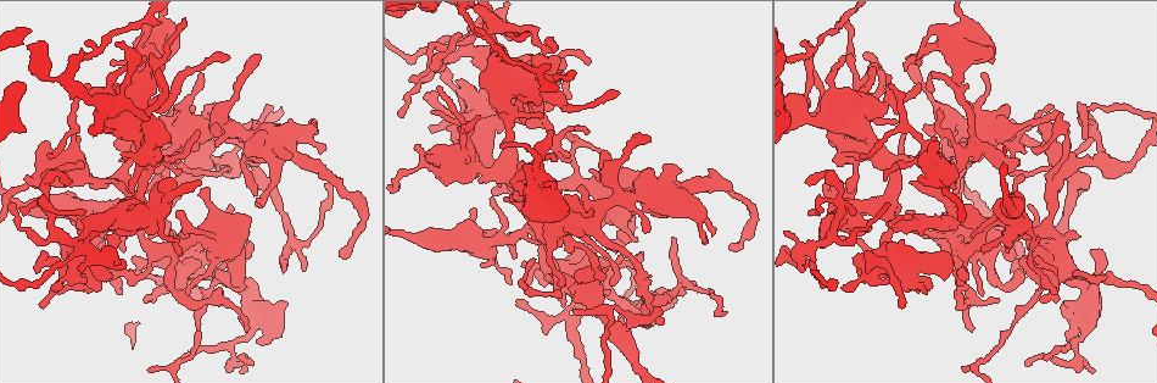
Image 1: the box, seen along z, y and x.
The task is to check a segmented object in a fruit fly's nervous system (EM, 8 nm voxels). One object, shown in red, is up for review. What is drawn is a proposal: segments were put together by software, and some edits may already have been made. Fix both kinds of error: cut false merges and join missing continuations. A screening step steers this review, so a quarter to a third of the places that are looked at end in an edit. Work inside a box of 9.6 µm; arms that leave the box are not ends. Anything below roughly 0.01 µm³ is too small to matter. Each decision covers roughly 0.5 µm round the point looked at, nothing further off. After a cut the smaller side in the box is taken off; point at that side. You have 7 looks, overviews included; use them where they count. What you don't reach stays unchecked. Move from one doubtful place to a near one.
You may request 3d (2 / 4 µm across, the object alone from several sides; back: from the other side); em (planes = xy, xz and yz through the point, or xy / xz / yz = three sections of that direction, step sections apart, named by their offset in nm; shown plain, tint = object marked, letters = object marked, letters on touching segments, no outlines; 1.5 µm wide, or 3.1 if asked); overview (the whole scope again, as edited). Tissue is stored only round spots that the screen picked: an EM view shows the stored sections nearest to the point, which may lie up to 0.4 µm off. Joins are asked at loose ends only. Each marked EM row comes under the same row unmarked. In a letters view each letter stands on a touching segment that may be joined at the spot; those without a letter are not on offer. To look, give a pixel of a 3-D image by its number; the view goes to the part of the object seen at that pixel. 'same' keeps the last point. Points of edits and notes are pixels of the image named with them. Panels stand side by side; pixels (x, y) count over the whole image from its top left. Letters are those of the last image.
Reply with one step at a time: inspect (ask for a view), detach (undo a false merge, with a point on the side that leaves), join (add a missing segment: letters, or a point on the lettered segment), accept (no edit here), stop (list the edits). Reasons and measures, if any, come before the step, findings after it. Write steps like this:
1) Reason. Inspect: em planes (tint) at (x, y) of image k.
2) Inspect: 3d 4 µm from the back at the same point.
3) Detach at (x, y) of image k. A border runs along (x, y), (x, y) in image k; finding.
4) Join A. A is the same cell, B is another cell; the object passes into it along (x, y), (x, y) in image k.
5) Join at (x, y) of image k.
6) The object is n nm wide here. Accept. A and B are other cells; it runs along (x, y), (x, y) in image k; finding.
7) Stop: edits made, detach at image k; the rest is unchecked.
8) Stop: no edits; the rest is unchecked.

Sharp bend. Inspect: 3d 2 µm at (536, 31) of image 1.

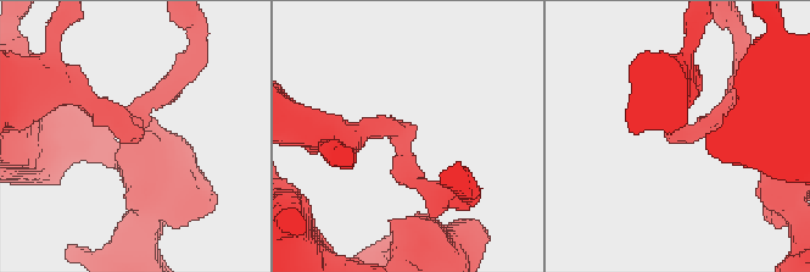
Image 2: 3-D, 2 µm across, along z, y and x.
Shape alone is not enough. Inspect: em xy step 8 (tint) at (127, 129) of image 2.

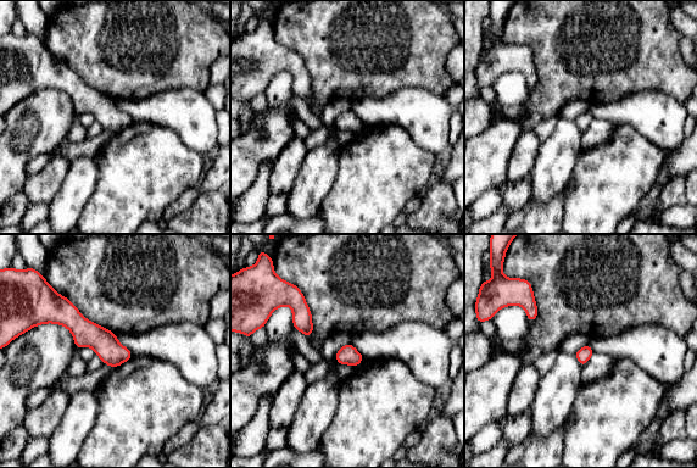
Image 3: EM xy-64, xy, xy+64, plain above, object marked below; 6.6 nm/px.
Inspect: em planes (letters) at the same point.

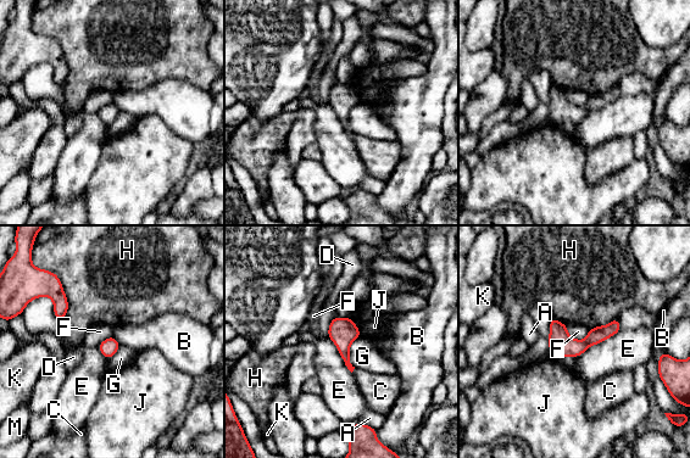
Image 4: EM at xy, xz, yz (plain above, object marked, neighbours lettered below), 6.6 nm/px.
Accept. A, B, C, D, E, F, G, H, J, K and M are other cells; a border runs along (566, 325), (577, 340), (588, 335) in image 4; continuous, no second neuron.

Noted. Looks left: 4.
Thin end. Inspect: 3d 2 µm at (195, 131) of image 1.

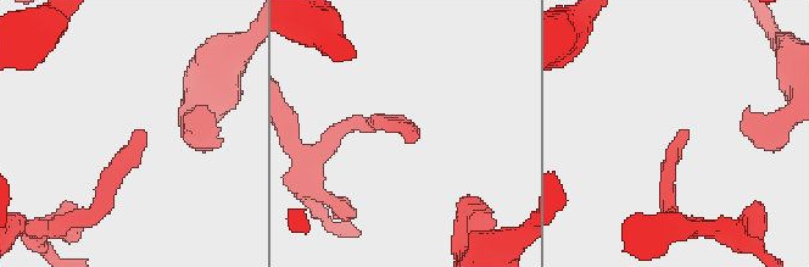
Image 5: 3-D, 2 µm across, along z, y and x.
Inspect: em planes (letters) at (411, 139) of image 5.

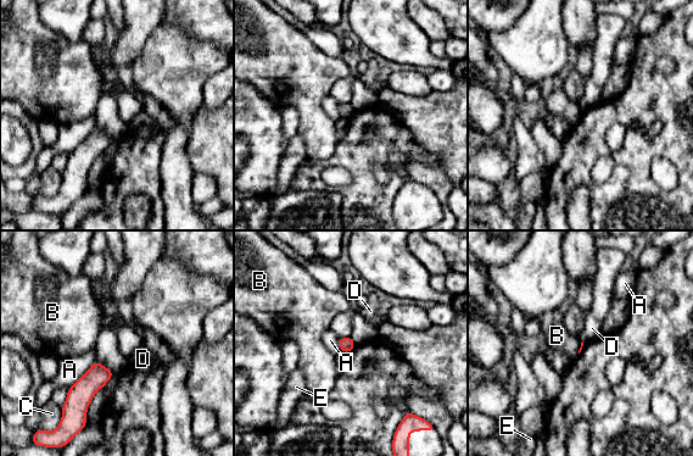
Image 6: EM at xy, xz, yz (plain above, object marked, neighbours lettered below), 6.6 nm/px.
Accept. A, B, C, D and E are other cells; no lettered segment goes on from it.

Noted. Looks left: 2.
Free end. Inspect: em planes (letters) at (921, 60) of image 1.

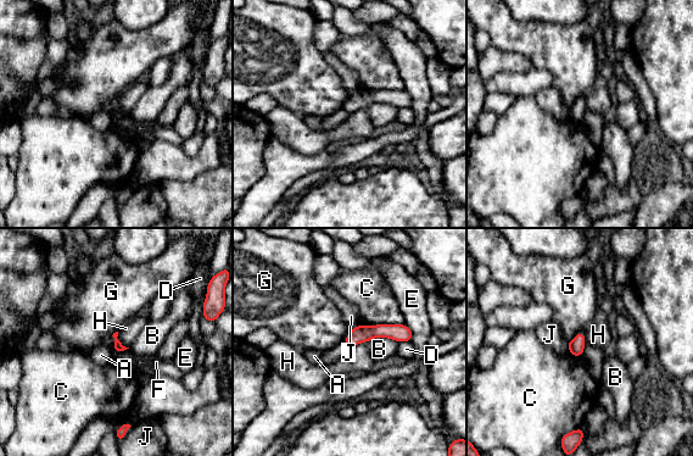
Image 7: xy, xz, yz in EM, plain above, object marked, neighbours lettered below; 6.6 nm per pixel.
Accept. A, B, C, D, E, F, G, H and J are other cells; it runs along (408, 333), (367, 332), (348, 342) in image 7; no lettered segment goes on from it.

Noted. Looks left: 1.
Stop: no edits; the rest is unchecked.

